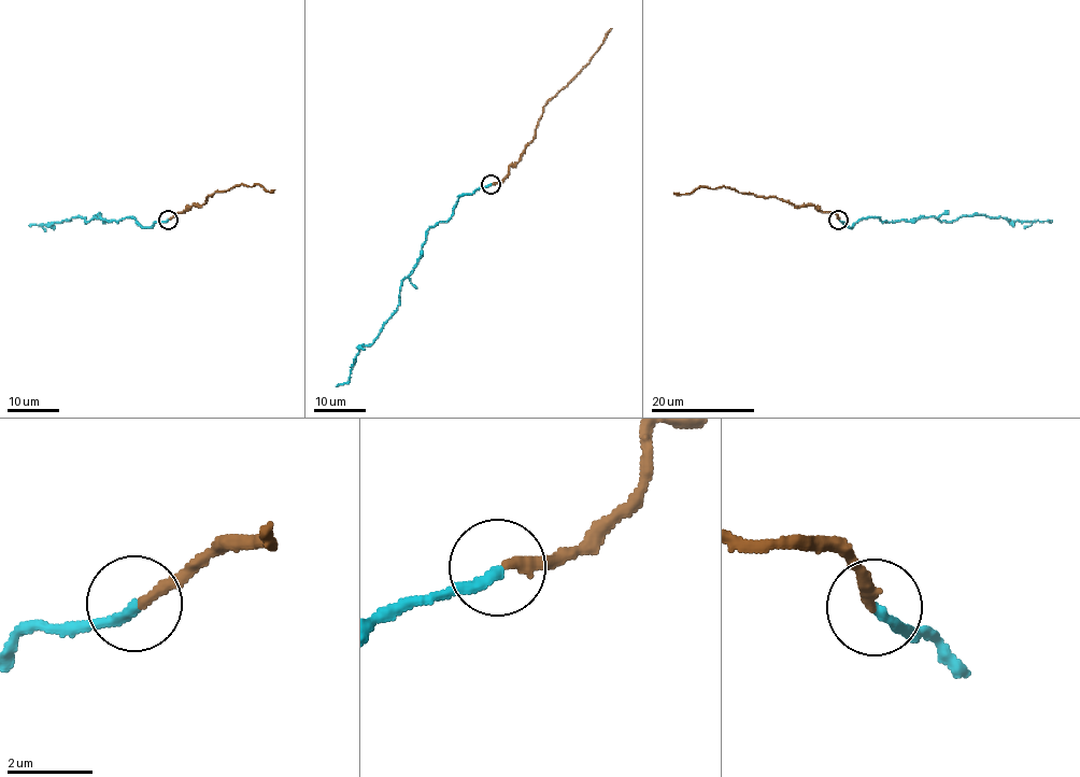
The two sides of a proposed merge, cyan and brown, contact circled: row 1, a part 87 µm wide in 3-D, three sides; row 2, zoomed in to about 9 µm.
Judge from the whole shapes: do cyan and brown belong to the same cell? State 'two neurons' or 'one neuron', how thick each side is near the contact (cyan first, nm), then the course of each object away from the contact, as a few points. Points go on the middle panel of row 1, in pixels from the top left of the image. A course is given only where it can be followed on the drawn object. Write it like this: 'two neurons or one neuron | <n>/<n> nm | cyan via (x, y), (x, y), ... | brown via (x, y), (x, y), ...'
one neuron | 260/280 nm | cyan via (491, 183), (463, 194), (454, 213), (428, 230), (397, 310), (358, 350), (350, 379), (336, 386) | brown via (492, 183), (497, 183), (519, 160), (533, 139), (542, 107), (587, 64), (612, 28)

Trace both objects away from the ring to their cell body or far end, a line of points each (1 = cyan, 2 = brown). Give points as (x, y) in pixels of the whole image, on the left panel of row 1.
1: (168, 220), (151, 227), (141, 227), (132, 217), (108, 222), (91, 219), (87, 222), (74, 217), (28, 225)
2: (169, 220), (193, 206), (202, 205), (209, 196), (241, 184), (259, 184), (267, 192), (274, 189)

